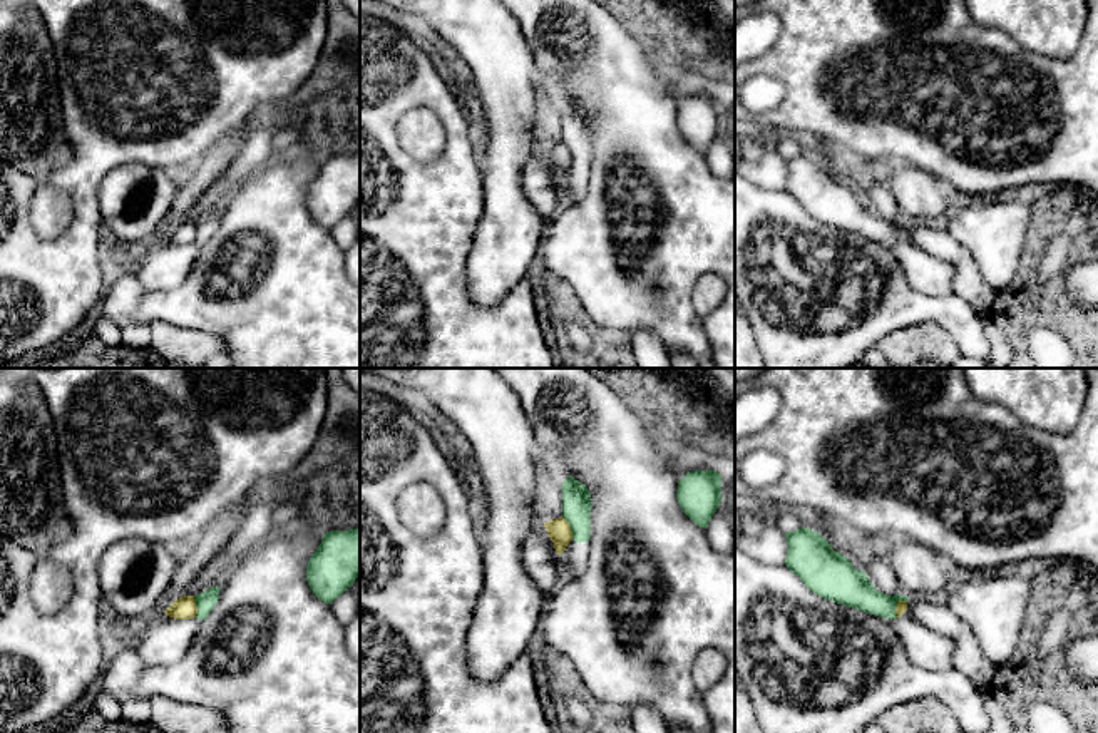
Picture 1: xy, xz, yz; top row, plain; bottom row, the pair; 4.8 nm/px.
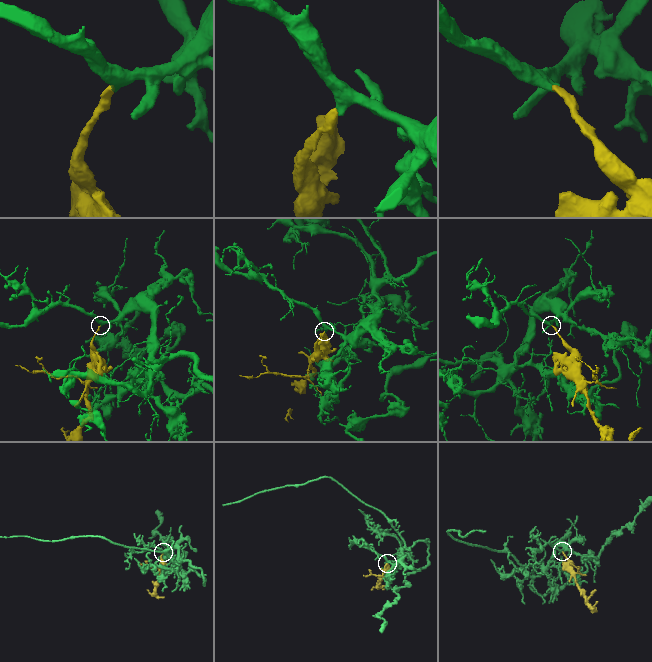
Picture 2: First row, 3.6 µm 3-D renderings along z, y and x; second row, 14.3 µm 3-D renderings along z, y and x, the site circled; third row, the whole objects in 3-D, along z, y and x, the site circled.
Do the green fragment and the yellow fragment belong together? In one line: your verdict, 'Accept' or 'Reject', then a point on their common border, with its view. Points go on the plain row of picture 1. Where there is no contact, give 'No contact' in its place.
Reject. Touches green at xz (571, 153)

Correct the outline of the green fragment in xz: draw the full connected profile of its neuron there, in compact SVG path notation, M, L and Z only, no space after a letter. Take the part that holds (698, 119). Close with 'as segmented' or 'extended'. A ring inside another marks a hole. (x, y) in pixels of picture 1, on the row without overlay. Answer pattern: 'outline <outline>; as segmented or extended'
outline M691 95L680 107L676 126L683 137L706 154L721 127L721 100L716 95Z; as segmented

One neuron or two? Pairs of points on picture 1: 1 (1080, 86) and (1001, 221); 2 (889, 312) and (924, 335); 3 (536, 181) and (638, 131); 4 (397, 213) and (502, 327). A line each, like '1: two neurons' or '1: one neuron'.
1: two neurons
2: two neurons
3: two neurons
4: one neuron

